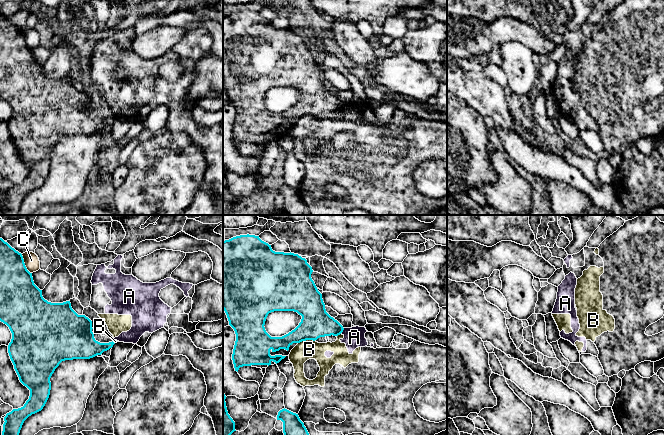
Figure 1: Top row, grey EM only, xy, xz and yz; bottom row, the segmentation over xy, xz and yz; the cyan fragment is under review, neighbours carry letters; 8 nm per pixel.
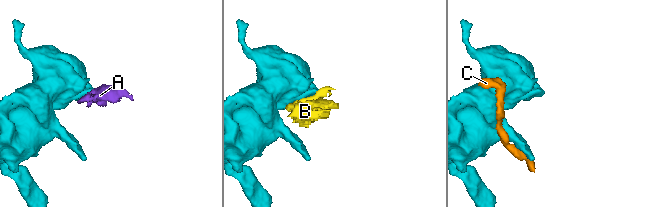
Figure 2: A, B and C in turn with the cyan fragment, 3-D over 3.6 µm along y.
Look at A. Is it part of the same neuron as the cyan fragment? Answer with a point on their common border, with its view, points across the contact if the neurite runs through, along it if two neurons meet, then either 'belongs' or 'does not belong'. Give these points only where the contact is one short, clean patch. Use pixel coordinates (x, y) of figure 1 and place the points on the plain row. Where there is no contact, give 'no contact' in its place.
contact xz (342, 107); border xz (344, 104), (340, 109); does not belong

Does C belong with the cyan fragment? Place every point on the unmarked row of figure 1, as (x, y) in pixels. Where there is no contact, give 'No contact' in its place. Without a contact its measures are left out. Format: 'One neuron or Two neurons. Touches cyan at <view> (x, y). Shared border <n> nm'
Two neurons. Touches cyan at xy (24, 40). Shared border 180 nm

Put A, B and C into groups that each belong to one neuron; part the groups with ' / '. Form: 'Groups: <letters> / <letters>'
Groups: A B / C

